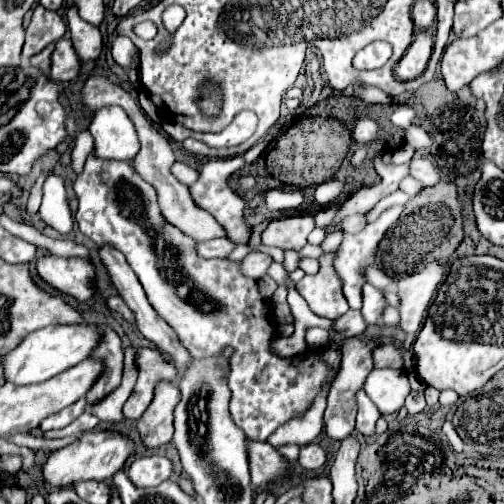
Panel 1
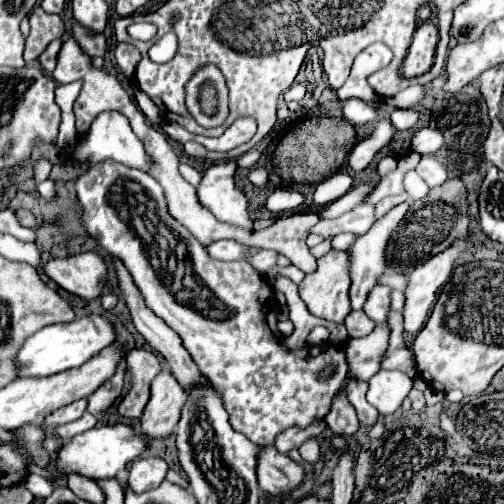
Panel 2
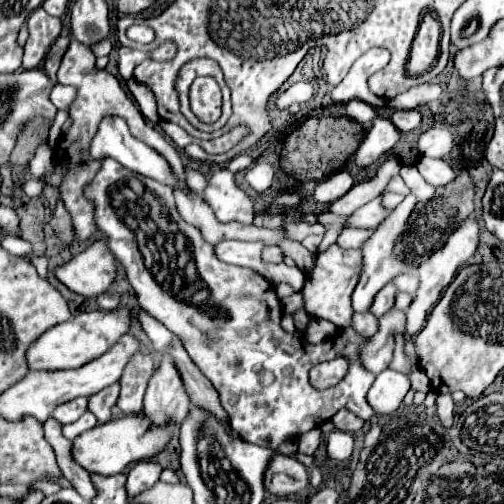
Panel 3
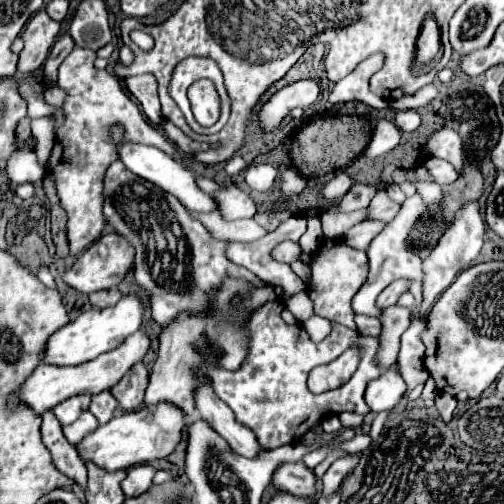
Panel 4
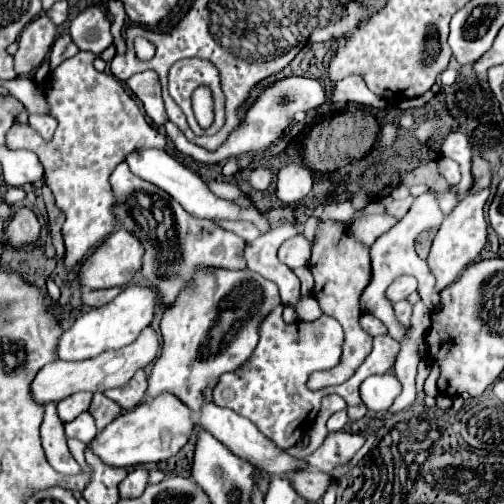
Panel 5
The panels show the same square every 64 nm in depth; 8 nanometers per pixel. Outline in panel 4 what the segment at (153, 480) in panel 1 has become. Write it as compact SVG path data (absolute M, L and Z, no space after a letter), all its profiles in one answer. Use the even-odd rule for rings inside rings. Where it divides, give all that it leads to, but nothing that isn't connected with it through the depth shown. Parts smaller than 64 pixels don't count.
M140 464L140 466L132 466L128 470L128 476L122 480L122 492L126 494L126 498L136 498L140 494L144 494L150 484L152 484L152 476L154 476L156 468L148 466L148 464Z

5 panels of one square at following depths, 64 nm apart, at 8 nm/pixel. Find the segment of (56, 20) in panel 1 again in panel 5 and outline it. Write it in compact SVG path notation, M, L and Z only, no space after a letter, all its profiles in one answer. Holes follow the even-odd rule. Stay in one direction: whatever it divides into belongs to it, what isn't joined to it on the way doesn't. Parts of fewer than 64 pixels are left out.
M46 14L34 18L18 38L18 50L14 54L14 70L18 76L32 74L46 54L50 52L56 40L56 26L48 20Z

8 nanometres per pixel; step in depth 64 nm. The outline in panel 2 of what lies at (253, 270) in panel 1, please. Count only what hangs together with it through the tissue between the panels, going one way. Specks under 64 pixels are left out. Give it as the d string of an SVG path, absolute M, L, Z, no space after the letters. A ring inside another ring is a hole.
M260 250L258 254L252 256L250 264L256 268L256 272L264 274L268 268L272 268L276 264L276 260L278 260L278 252L276 250Z

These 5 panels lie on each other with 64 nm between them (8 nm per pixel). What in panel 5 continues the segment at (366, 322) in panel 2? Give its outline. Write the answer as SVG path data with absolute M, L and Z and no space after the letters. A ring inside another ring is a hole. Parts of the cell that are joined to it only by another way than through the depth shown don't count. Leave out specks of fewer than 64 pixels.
M364 314L364 316L360 318L360 324L362 324L362 328L364 328L370 336L380 336L380 334L386 334L386 332L388 332L388 328L386 328L380 320L376 320L372 314Z

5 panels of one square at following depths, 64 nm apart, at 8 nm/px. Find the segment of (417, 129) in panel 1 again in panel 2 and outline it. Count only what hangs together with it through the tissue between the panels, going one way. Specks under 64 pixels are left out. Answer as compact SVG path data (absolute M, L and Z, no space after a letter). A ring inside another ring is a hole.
M420 128L412 136L412 150L418 154L435 154L445 146L445 138L438 128Z

